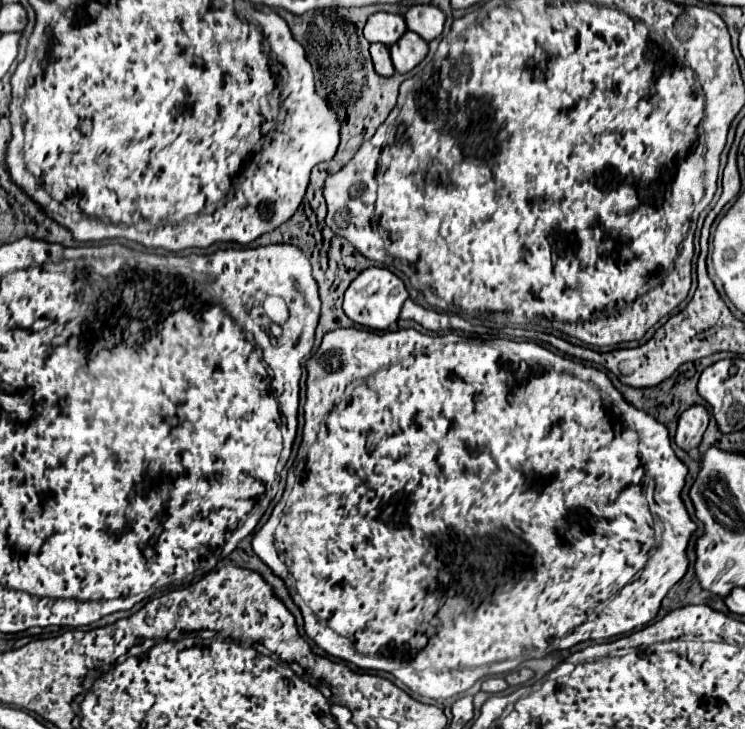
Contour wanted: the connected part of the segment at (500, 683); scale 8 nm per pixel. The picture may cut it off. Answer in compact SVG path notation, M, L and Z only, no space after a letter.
M494 676L494 678L486 678L482 682L482 692L490 692L490 694L500 694L508 688L506 680L502 676Z

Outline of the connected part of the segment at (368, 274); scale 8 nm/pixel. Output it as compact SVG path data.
M366 268L356 276L356 280L348 286L344 296L344 312L356 324L368 326L372 330L386 330L400 316L400 308L408 298L404 282L392 274L388 268Z

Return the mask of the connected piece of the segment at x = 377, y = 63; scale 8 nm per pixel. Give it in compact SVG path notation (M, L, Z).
M372 44L370 46L370 54L372 54L372 62L374 62L374 70L380 76L392 76L394 74L394 66L390 60L390 50L384 44Z

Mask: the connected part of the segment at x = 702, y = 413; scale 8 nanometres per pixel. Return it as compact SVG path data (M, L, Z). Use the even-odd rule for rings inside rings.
M690 406L686 412L682 412L680 420L678 420L678 430L674 436L674 442L684 450L684 452L692 452L700 446L702 434L708 428L708 412L704 406Z

